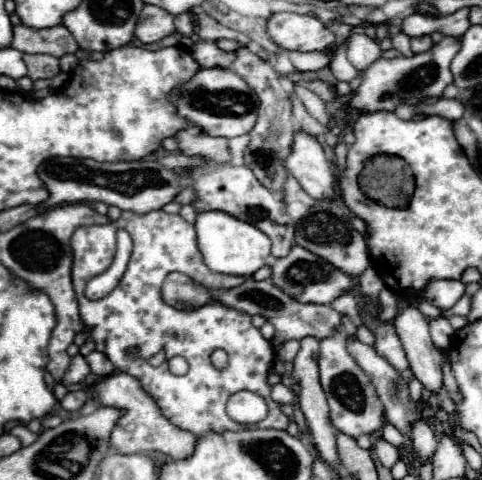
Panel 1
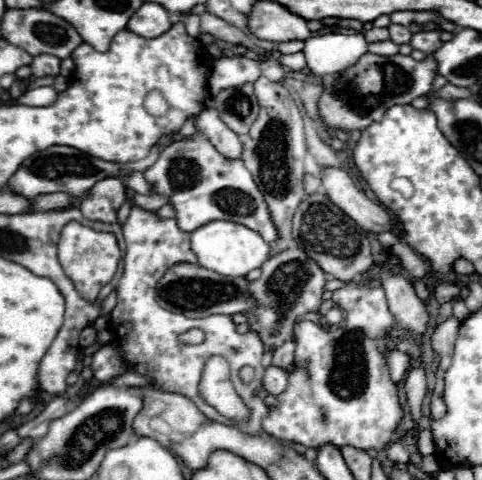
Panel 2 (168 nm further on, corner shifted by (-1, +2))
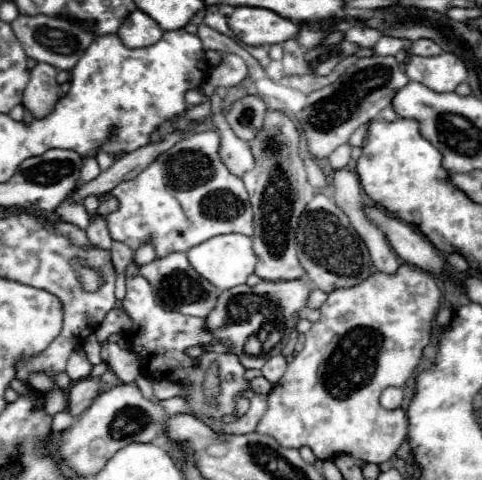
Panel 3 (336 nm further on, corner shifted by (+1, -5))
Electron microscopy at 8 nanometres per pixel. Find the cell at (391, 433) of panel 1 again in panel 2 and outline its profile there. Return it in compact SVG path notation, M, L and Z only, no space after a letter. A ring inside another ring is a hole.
M391 442L387 446L387 452L389 452L389 460L393 460L397 464L407 464L409 462L409 450L401 442Z

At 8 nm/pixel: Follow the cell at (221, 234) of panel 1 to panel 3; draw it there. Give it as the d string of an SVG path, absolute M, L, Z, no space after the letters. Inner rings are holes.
M237 233L217 235L217 237L203 241L201 245L187 251L187 259L195 267L195 271L199 271L199 275L211 281L219 291L227 291L237 285L243 285L255 269L255 253L253 253L251 237L237 235Z

